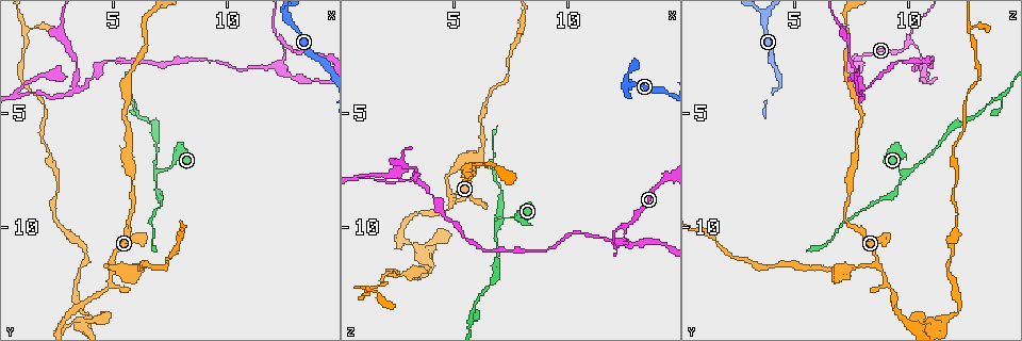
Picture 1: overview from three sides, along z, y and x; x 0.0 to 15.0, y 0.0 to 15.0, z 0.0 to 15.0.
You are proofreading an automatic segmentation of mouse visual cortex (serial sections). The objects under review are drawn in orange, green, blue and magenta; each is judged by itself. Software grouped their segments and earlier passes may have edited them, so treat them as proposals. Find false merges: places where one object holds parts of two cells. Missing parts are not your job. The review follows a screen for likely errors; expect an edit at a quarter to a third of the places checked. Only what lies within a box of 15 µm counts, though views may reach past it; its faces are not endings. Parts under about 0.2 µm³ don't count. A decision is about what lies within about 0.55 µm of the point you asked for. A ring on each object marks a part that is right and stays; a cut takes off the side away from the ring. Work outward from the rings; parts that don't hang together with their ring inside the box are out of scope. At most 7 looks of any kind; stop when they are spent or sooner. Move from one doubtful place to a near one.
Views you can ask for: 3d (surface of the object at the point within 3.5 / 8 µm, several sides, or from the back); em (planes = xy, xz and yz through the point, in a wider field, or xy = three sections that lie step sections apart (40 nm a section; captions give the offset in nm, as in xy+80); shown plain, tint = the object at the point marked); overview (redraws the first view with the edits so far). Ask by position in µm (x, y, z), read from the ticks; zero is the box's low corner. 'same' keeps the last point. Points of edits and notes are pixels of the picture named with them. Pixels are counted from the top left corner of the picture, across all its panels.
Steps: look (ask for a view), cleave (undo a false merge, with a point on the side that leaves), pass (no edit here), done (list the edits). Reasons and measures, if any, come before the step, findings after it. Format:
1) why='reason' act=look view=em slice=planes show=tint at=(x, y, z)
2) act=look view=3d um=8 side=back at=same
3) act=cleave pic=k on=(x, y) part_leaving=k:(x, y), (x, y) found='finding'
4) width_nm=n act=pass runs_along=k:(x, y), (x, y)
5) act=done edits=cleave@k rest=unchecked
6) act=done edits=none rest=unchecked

why='sharp bend' act=look view=3d um=3.5 at=(12.5, 1.8, 9.9)

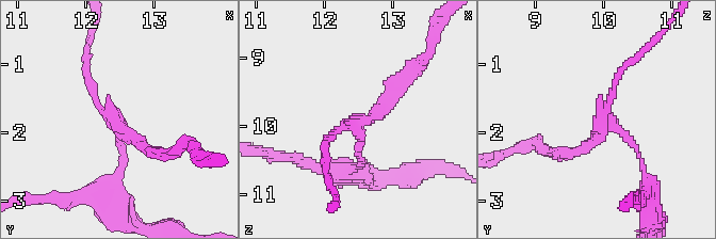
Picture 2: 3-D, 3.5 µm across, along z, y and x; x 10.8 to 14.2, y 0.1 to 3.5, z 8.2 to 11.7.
act=look view=em slice=xy step=5 show=tint at=(12.50, 1.90, 9.95)

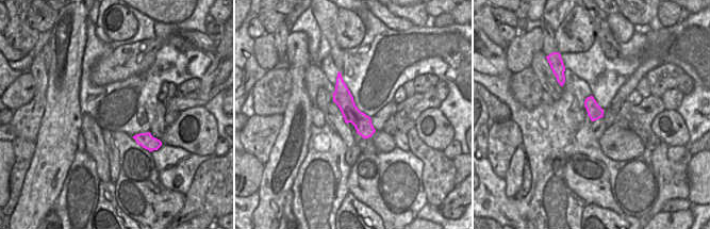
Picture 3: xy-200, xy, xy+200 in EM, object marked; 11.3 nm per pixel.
arm_widths_nm=100,100,200 act=cleave pic=2 on=(121, 168) found='two cells meet here'

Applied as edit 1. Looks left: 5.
act=look view=overview

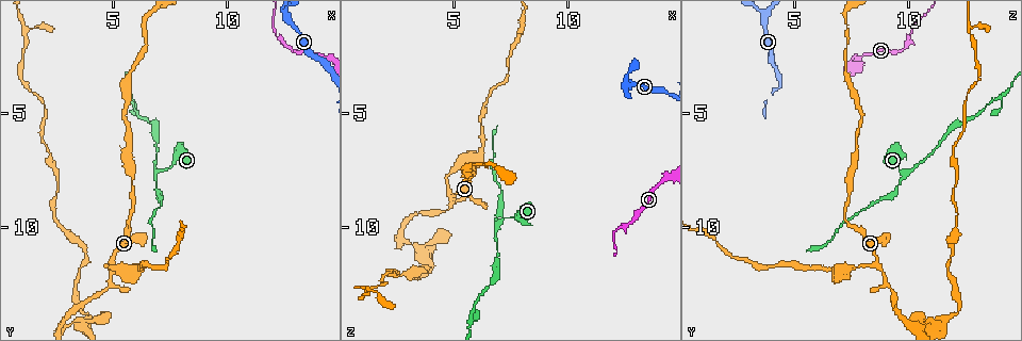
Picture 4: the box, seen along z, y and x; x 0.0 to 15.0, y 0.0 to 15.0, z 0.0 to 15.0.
why='thin neck' act=look view=3d um=8 at=(7.3, 7.5, 9.5)

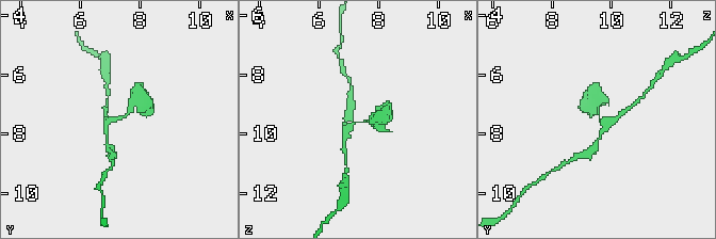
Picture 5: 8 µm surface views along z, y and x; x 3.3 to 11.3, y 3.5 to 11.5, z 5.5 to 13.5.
why='closer look' act=look view=3d um=3.5 at=(7.3, 7.4, 9.5)

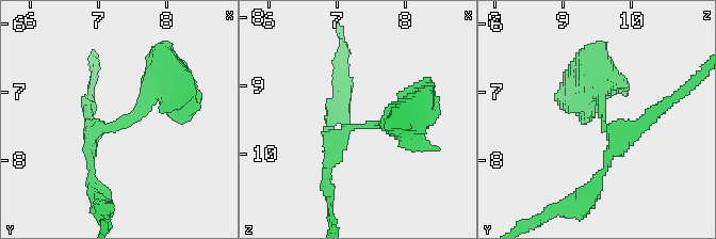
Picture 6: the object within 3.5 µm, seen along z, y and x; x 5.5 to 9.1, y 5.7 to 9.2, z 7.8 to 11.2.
act=look view=em slice=xy step=3 show=tint at=(7.25, 7.40, 9.60)

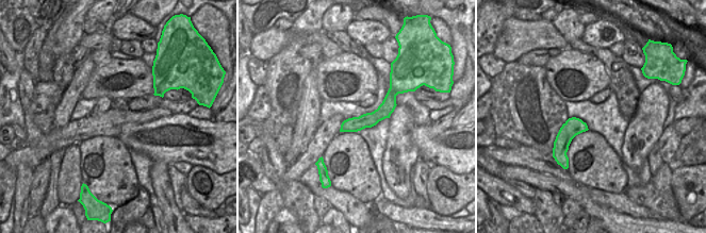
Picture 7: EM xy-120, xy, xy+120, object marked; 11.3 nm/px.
width_nm=170 act=pass runs_along=6:(411, 116), (350, 127), (326, 174) found='all the same cell'

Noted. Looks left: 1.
act=done edits=cleave@2 rest=unchecked

